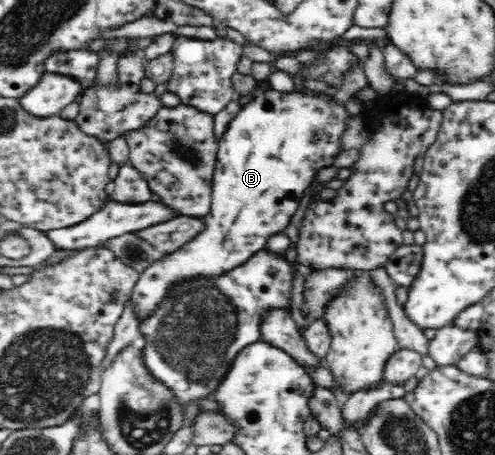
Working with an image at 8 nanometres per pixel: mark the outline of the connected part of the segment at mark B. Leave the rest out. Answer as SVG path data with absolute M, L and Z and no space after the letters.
M270 86L253 94L249 103L232 116L226 131L218 139L216 168L213 172L213 199L209 214L204 216L206 229L196 239L185 243L161 262L146 267L133 285L131 295L138 304L140 315L150 310L162 297L167 285L176 279L194 274L219 274L246 261L254 251L266 246L268 239L286 229L292 215L300 205L305 191L312 188L322 169L334 166L344 150L344 133L353 115L331 91L316 89L290 89L278 91Z

